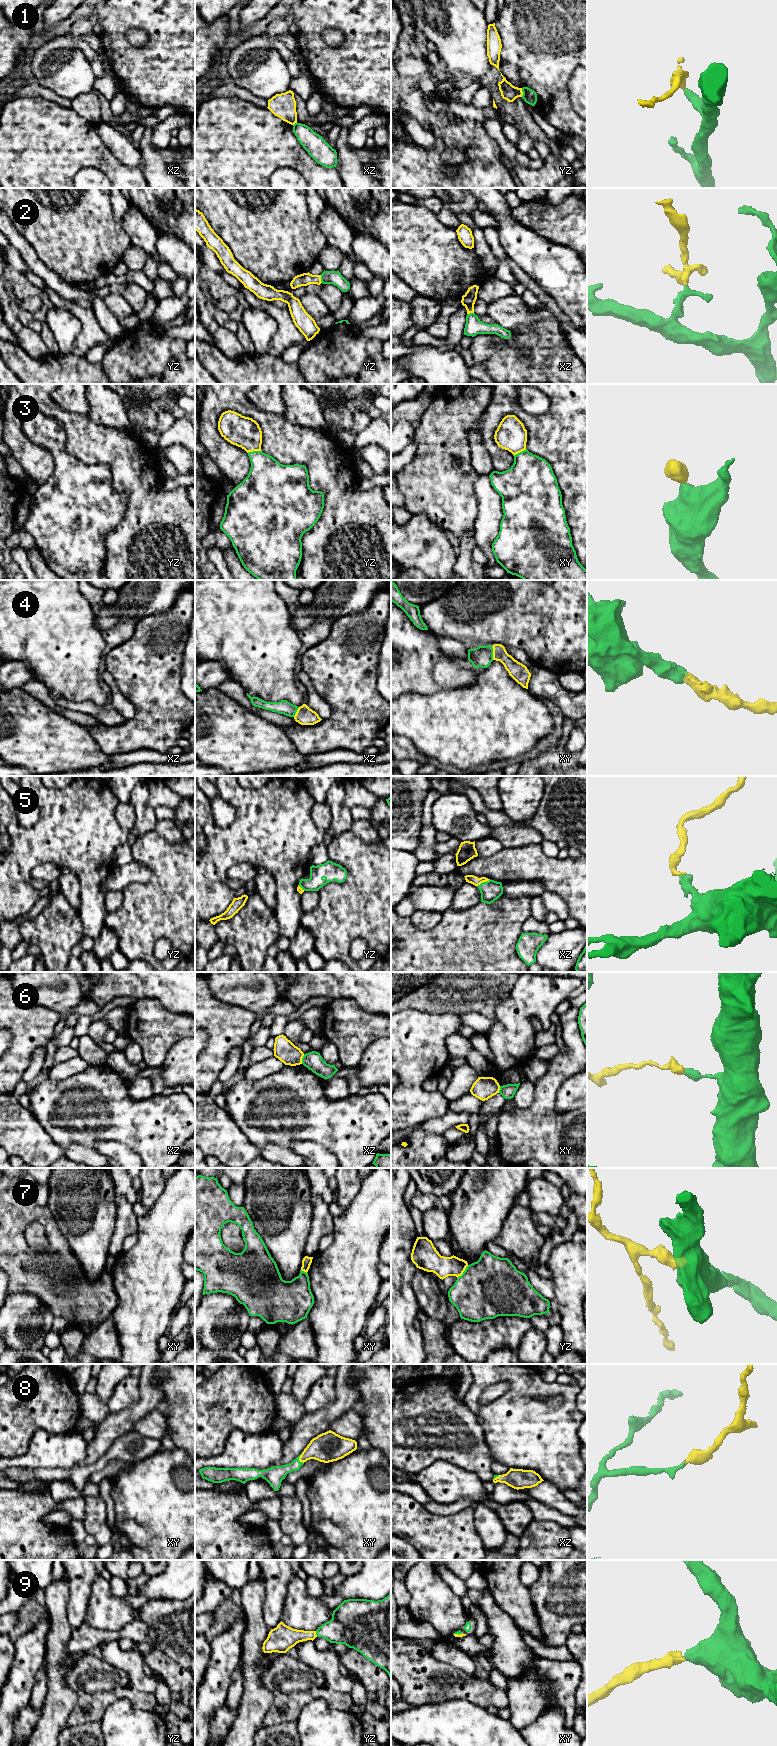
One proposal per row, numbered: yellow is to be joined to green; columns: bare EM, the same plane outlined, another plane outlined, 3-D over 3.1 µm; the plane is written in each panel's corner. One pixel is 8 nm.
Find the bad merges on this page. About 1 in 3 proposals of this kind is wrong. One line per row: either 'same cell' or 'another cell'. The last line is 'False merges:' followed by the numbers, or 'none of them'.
1: another cell
2: same cell
3: same cell
4: same cell
5: same cell
6: another cell
7: another cell
8: same cell
9: same cell
False merges: 1, 6, 7

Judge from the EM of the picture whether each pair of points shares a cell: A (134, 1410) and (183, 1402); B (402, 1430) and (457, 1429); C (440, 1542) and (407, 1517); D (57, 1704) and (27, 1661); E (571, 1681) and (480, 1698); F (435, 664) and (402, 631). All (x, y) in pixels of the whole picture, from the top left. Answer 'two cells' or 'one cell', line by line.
A: two cells
B: one cell
C: one cell
D: two cells
E: two cells
F: one cell

